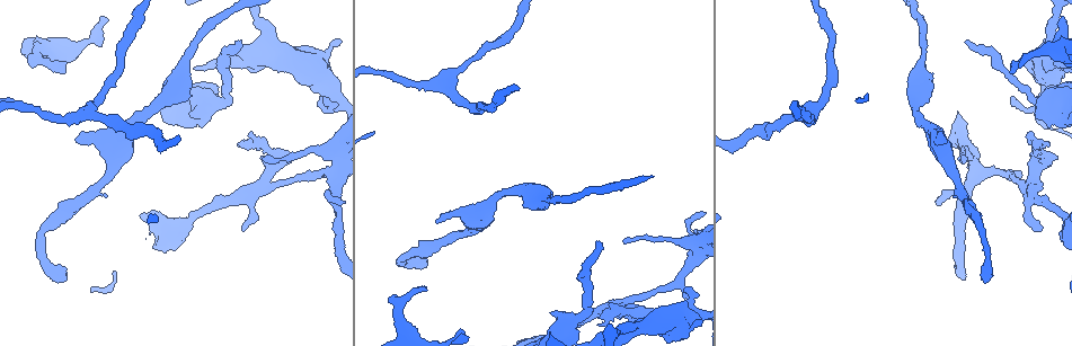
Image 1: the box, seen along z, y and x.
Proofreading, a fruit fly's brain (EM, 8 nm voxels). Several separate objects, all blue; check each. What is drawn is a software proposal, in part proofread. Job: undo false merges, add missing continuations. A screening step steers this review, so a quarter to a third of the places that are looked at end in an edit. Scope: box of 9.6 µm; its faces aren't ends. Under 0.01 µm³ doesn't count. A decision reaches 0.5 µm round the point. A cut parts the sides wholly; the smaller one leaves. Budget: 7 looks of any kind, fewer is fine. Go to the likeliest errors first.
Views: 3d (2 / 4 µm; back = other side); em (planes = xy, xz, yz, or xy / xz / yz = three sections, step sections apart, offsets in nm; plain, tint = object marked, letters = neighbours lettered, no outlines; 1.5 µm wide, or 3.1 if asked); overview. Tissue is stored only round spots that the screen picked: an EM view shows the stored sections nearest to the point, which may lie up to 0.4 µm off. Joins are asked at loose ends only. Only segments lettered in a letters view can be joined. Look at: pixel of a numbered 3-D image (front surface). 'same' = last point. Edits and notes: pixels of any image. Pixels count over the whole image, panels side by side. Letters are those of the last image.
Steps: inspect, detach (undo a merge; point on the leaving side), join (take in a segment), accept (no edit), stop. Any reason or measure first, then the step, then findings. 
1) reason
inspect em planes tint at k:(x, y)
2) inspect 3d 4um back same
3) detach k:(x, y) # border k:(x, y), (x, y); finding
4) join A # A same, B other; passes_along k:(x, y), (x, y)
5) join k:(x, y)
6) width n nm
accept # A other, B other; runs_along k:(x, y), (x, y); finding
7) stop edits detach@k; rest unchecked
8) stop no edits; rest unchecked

long arm stops here
inspect 3d 2um back at 1:(966, 40)

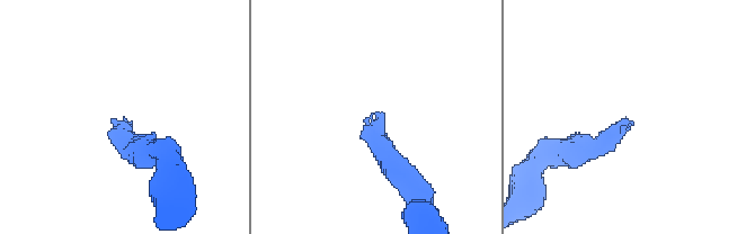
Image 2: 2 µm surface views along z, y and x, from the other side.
now the EM
inspect em xy step 8 letters at 2:(367, 119)

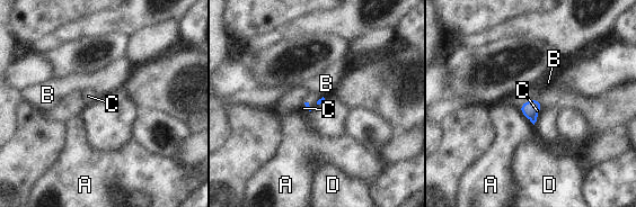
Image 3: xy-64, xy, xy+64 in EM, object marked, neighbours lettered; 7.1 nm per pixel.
inspect em planes letters same

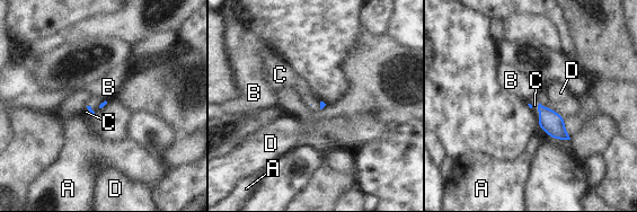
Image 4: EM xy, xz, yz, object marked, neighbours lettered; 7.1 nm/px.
join C # A other, B other, C same, D other; passes_along 4:(551, 122), (539, 112), (532, 99); the neuron continues

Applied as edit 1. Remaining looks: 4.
two arms at a narrow angle
inspect em planes letters at 1:(210, 100)

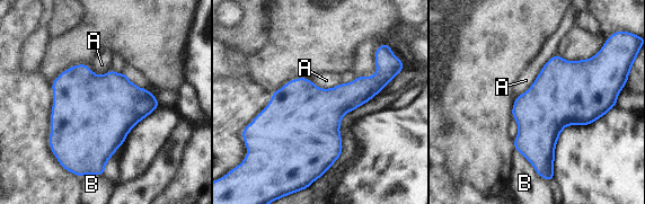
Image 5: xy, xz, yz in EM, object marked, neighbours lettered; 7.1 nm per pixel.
width 460 nm
accept # A other, B other; border 5:(556, 53), (535, 81), (514, 98); one neuron here

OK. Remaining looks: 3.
free end
inspect em planes letters at 1:(64, 73)

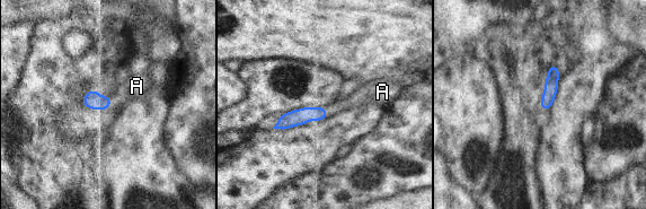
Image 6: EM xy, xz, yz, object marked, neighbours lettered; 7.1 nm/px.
join A # A same; passes_along 6:(93, 99), (109, 103), (136, 86); it goes on there

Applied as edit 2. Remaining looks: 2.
stop edits join@4, join@6; rest unchecked

